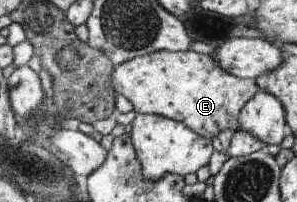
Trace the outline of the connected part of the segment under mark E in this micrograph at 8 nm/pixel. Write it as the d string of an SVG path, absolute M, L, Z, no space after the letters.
M156 51L152 54L147 54L146 56L139 56L138 58L127 60L126 62L115 66L111 76L111 84L116 95L122 95L129 102L131 102L136 113L162 115L163 117L181 122L182 124L185 124L187 128L191 128L195 134L203 136L203 138L209 139L210 141L217 136L219 132L223 132L223 130L230 129L234 132L239 131L239 123L237 122L237 118L239 118L240 111L245 107L245 104L247 104L249 100L253 99L253 96L255 96L258 90L258 87L253 79L238 78L233 74L229 74L229 72L225 72L225 70L219 66L219 64L212 58L211 55L198 54L197 52L193 51Z

